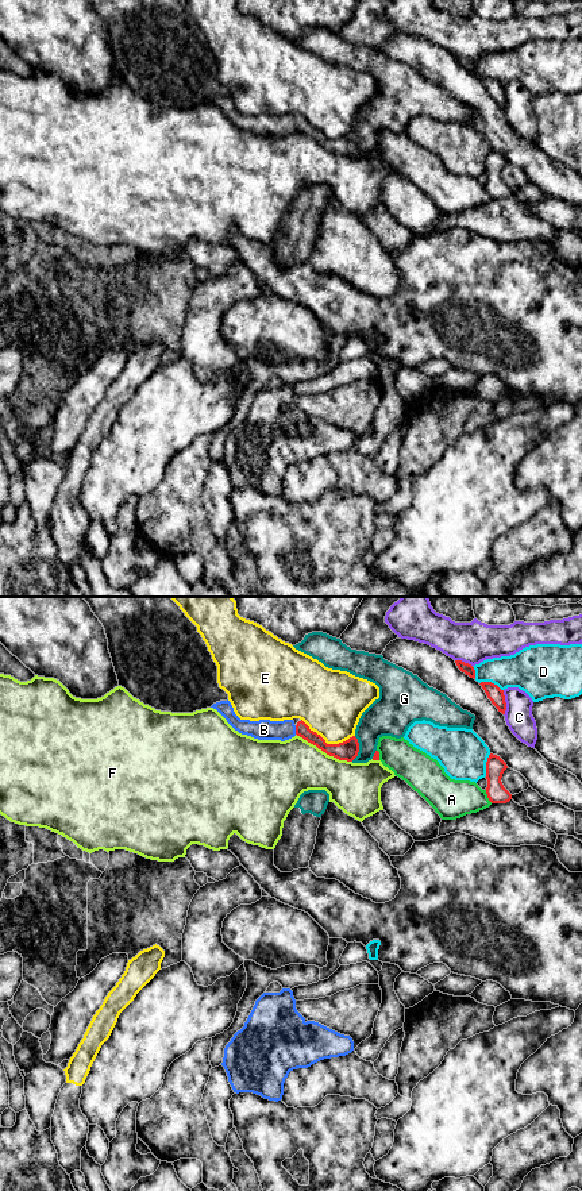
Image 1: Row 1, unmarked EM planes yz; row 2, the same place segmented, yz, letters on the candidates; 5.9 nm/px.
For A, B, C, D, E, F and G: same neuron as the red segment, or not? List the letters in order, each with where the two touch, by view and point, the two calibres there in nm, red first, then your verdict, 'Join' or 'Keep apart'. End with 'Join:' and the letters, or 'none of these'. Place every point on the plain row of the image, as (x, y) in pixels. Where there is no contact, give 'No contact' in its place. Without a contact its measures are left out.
A: Touches red at yz (488, 192). Thickness 120 nm (red) against 240 nm. Keep apart
B: Touches red at yz (296, 124). Thickness 80 nm (red) against 130 nm. Join
C: Touches red at yz (505, 97). Thickness 90 nm (red) against 160 nm. Keep apart
D: Touches red at yz (490, 77). Thickness 90 nm (red) against 260 nm. Keep apart
E: Touches red at yz (326, 138). Thickness 120 nm (red) against 380 nm. Keep apart
F: Touches red at yz (324, 146). Thickness 120 nm (red) against 340 nm. Keep apart
G: Touches red at yz (358, 143). Thickness 120 nm (red) against 220 nm. Keep apart
Join: B

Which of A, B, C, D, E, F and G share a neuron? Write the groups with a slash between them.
A / B / C / D / E / F / G

